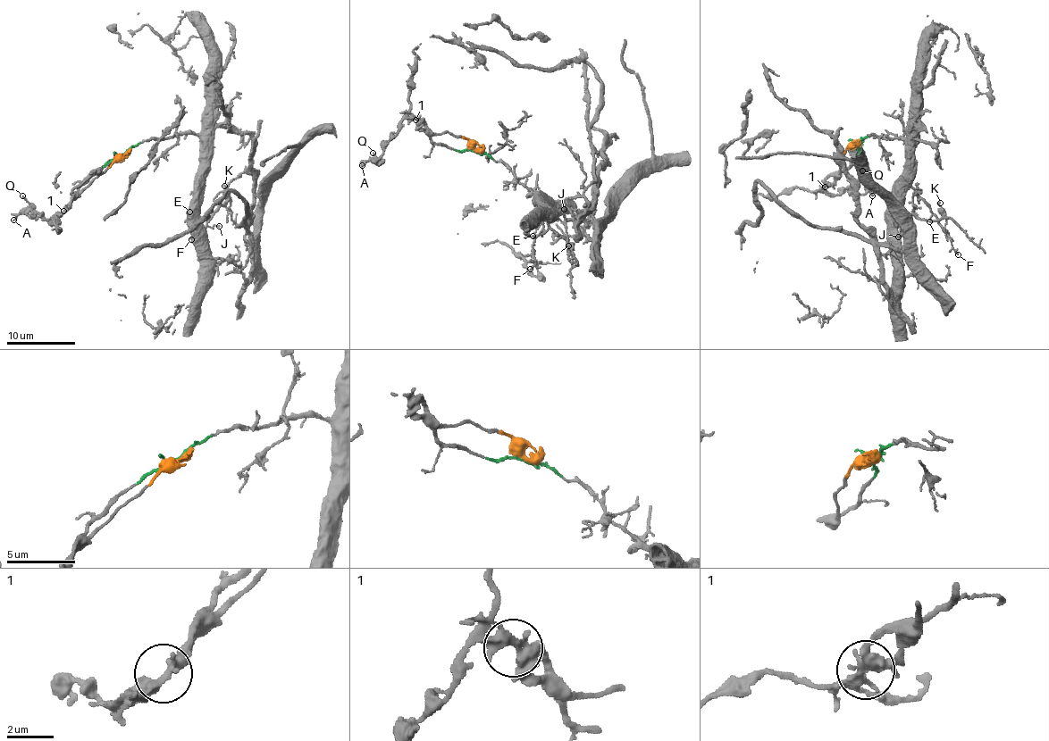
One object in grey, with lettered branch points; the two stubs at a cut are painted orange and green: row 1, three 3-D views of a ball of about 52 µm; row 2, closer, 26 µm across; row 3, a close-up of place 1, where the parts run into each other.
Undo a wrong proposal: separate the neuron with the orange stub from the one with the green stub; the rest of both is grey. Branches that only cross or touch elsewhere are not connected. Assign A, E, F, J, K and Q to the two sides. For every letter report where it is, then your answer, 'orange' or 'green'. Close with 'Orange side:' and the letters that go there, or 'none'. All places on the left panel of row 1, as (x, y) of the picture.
A: at (13, 220); orange
E: at (189, 212); green
F: at (191, 239); green
J: at (219, 226); green
K: at (224, 186); green
Q: at (22, 195); orange
Orange side: A, Q

